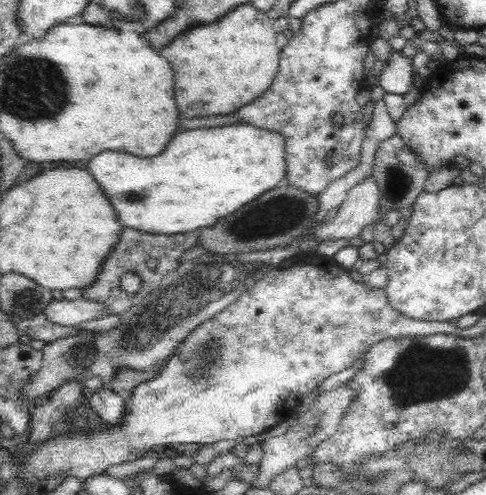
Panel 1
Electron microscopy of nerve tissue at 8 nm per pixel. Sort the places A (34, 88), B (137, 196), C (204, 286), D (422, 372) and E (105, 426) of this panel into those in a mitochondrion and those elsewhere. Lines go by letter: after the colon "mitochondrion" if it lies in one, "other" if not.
A: mitochondrion
B: mitochondrion
C: mitochondrion
D: mitochondrion
E: other

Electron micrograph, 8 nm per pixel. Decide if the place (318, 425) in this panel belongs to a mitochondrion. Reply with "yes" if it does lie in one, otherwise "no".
yes

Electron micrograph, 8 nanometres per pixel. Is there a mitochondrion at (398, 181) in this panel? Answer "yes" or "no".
yes

